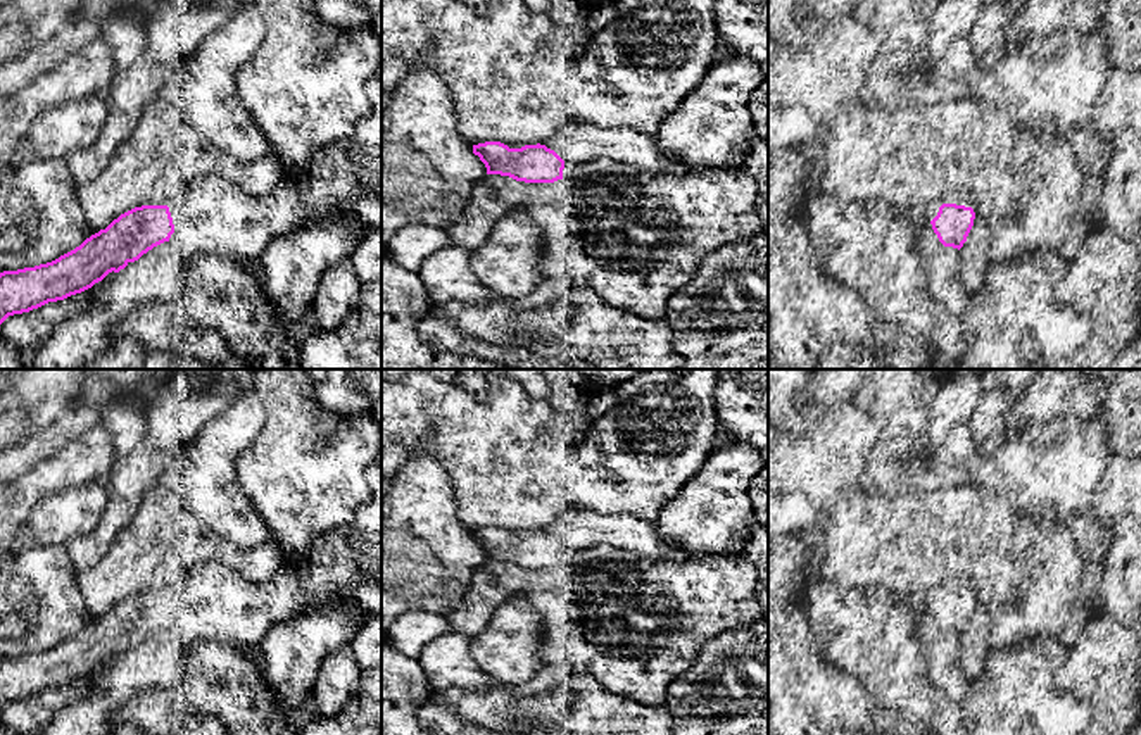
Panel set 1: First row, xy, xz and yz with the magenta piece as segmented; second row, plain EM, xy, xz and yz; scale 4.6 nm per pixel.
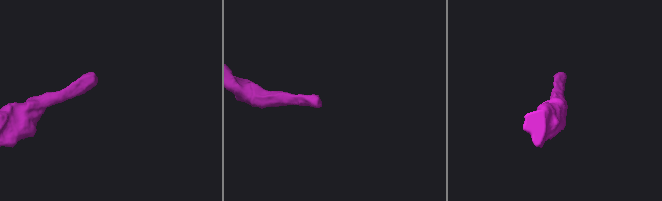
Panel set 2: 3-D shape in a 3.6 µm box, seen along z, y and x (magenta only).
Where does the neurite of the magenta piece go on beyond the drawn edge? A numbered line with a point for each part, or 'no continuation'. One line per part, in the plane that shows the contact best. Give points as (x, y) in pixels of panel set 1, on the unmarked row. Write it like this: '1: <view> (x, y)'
1: yz (926, 621)

